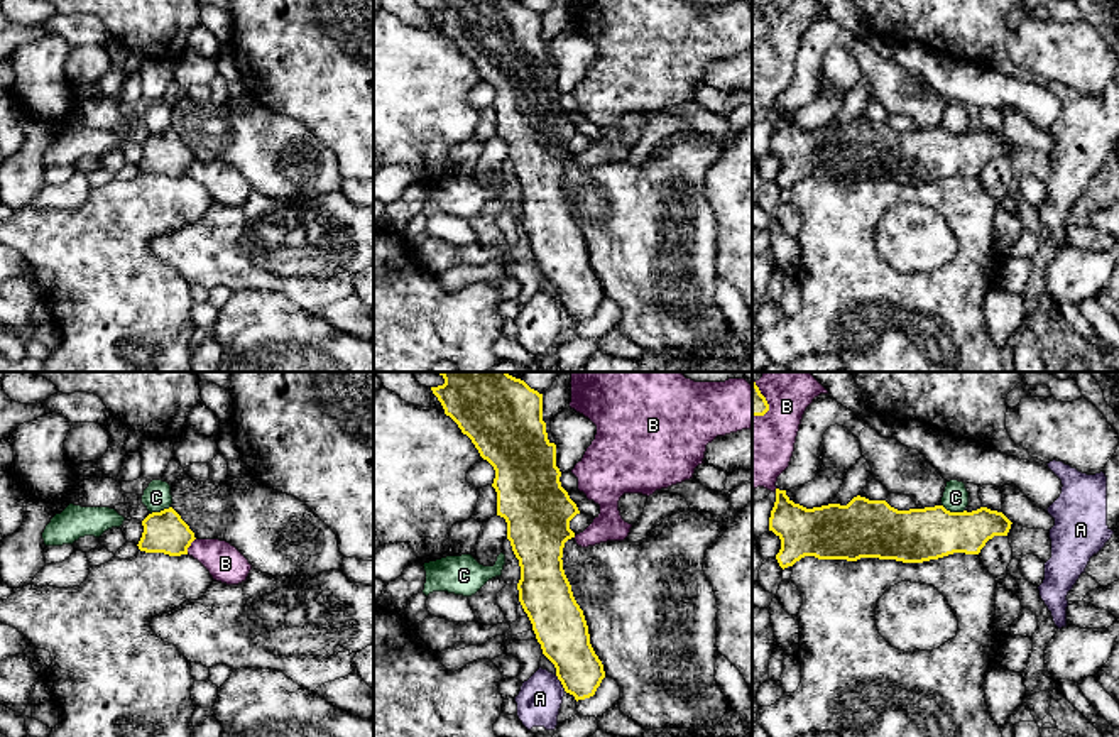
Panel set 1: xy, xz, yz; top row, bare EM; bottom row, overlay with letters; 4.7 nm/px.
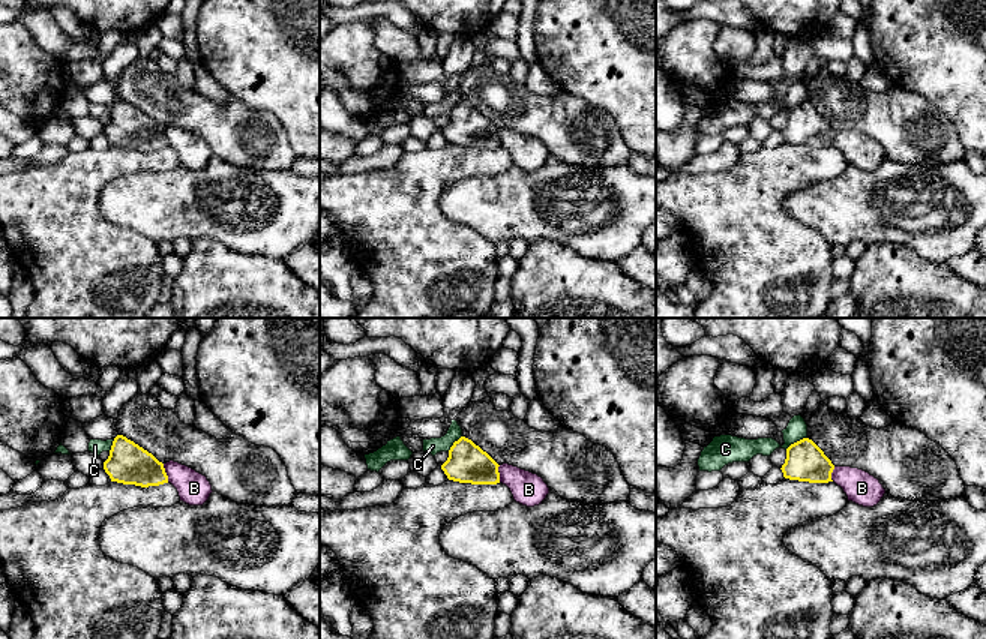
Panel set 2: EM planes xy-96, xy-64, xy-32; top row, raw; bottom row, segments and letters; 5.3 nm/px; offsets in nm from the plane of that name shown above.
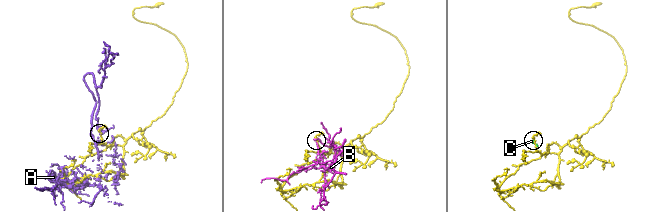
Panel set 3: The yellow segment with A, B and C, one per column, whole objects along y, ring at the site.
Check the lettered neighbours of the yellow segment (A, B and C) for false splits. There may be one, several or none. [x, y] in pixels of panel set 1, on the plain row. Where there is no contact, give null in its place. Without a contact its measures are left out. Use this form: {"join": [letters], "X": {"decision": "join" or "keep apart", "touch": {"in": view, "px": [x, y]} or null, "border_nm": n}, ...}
{"join": [], "A": {"decision": "keep apart", "touch": {"in": "xz", "px": [562, 305]}, "border_nm": 90}, "B": {"decision": "keep apart", "touch": {"in": "xy", "px": [190, 166]}, "border_nm": 90}, "C": {"decision": "keep apart", "touch": {"in": "yz", "px": [954, 134]}, "border_nm": 120}}

